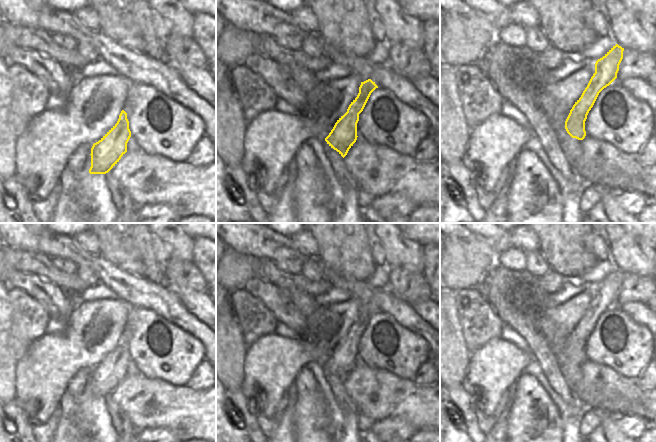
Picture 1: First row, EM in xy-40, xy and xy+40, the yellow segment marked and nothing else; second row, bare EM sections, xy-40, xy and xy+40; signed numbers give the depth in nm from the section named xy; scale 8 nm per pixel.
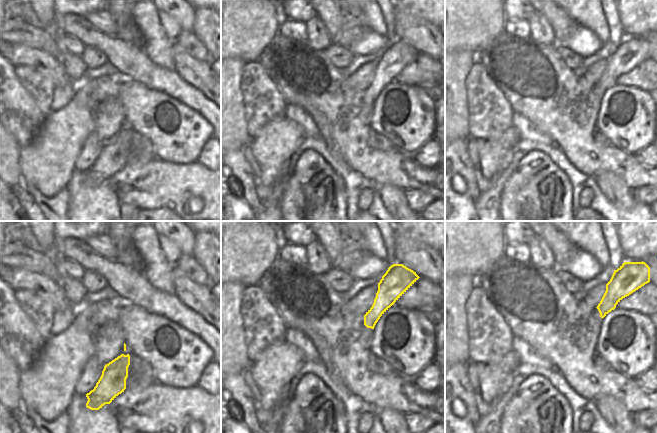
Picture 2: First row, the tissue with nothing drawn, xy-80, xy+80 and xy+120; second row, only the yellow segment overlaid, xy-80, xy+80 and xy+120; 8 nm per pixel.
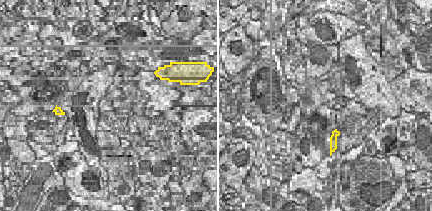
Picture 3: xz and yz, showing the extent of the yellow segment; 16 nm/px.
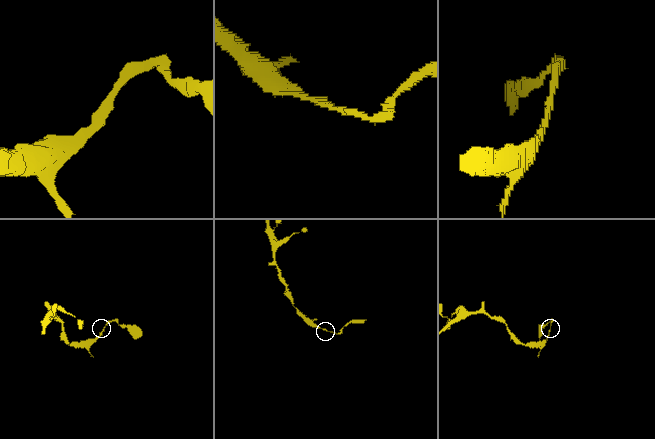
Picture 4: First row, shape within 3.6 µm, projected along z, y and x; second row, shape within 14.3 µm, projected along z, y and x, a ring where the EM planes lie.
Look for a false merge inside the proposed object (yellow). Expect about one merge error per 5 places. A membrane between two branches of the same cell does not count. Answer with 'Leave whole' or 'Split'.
Leave whole.

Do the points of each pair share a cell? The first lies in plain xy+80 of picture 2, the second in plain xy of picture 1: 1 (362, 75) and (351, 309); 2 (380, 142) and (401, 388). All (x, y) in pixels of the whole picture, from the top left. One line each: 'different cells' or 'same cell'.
1: same cell
2: same cell

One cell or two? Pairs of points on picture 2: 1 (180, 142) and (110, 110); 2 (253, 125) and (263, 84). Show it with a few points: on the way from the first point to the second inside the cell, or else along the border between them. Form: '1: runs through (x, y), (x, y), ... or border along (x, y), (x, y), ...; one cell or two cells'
1: border along (119, 93), (125, 118); two cells
2: runs through (257, 115), (257, 101), (254, 98), (256, 94); one cell

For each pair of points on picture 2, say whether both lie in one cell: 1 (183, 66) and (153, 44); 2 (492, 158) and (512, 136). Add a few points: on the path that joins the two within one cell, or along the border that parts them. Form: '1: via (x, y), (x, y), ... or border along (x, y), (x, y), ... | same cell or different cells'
1: border along (171, 40), (171, 52), (176, 69) | different cells
2: via (495, 153), (507, 141) | same cell

